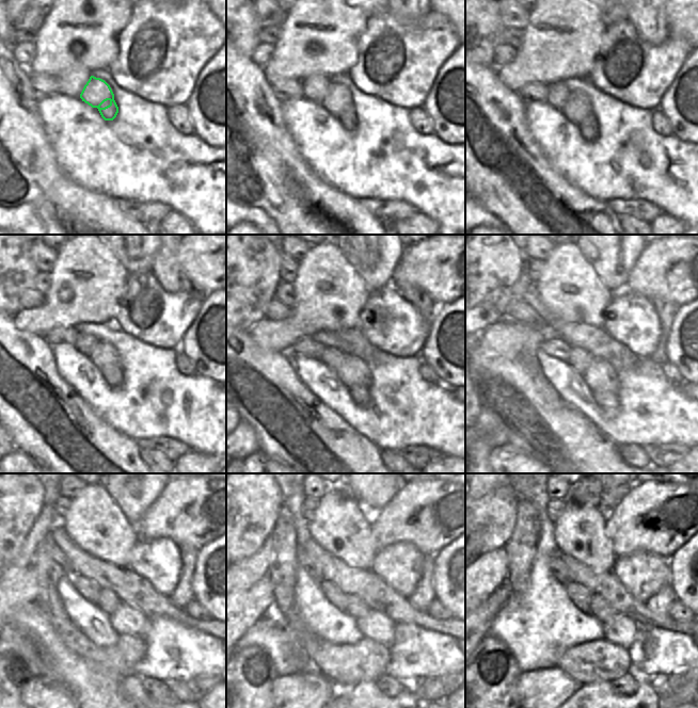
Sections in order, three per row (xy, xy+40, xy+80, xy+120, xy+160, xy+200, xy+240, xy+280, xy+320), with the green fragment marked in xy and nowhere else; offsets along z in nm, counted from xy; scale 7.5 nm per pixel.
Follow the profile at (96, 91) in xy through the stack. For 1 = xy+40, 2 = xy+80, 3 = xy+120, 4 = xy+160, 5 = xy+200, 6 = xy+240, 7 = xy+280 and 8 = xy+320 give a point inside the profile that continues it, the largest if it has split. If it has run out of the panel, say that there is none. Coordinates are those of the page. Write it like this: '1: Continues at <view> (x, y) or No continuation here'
1: Continues at xy+40 (337, 100)
2: Continues at xy+80 (578, 109)
3: Continues at xy+120 (104, 355)
4: Continues at xy+160 (353, 371)
5: Continues at xy+200 (600, 374)
6: Continues at xy+240 (126, 620)
7: Continues at xy+280 (376, 626)
8: Continues at xy+320 (621, 630)

